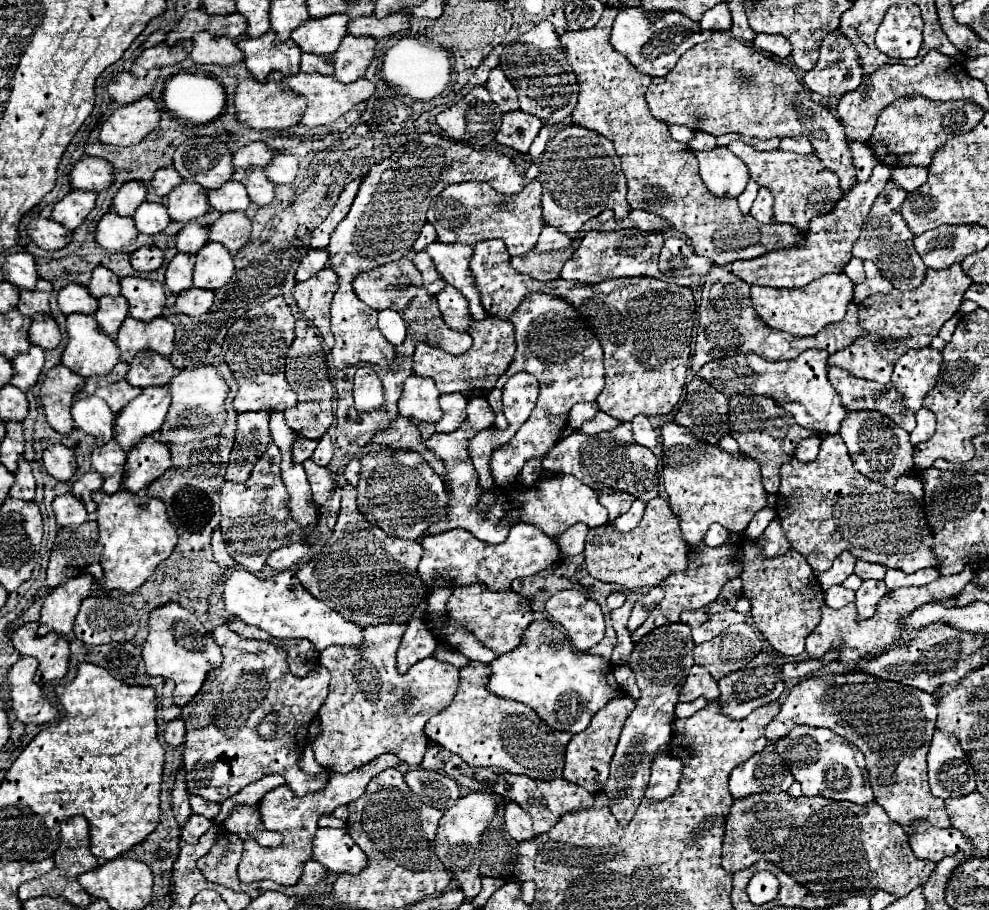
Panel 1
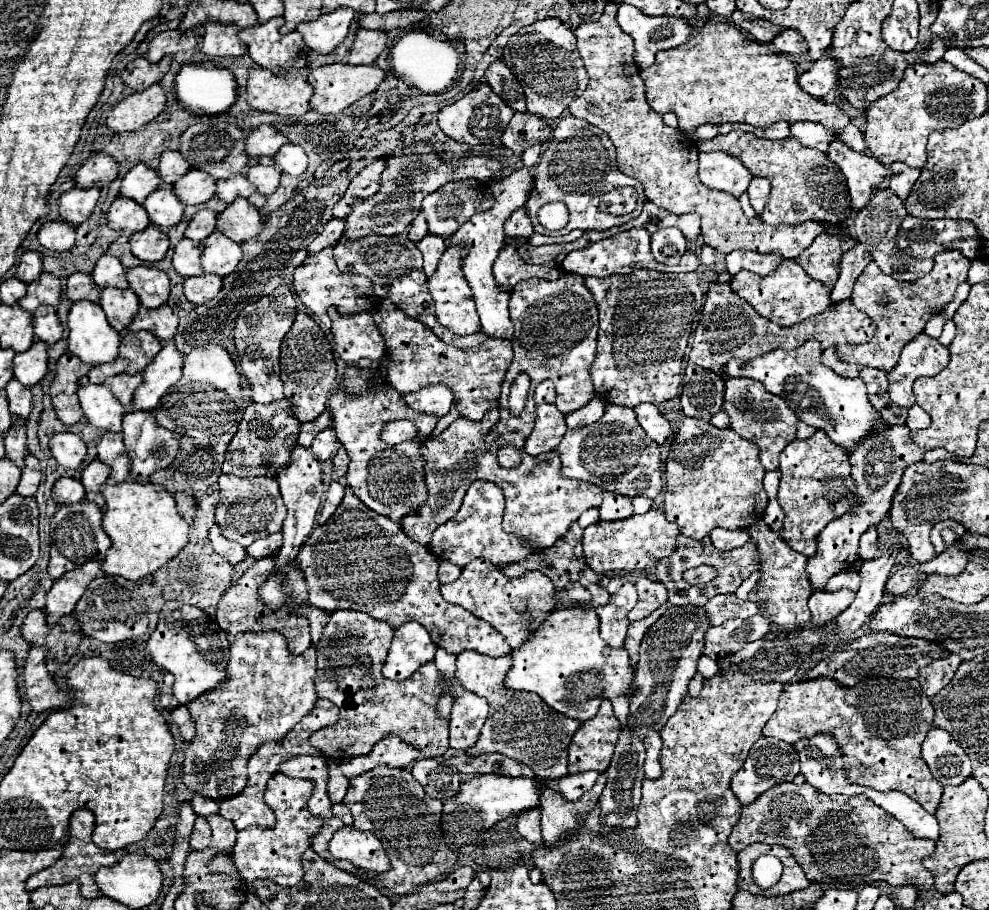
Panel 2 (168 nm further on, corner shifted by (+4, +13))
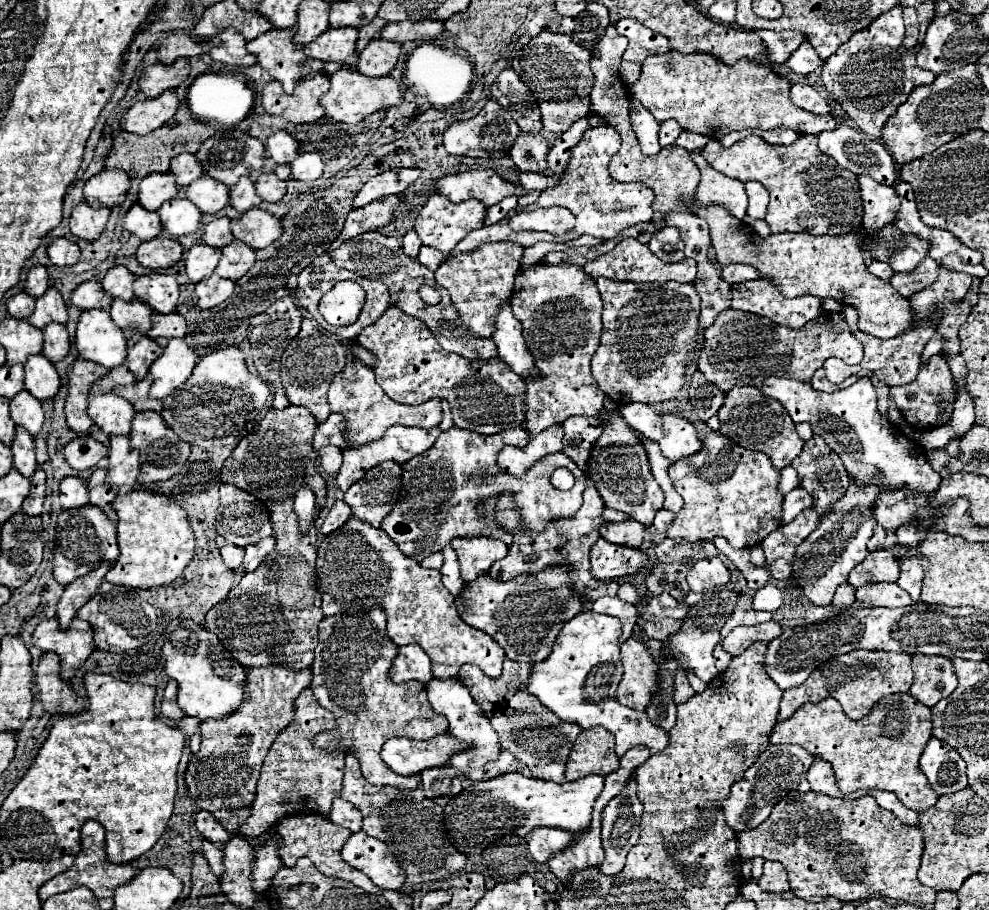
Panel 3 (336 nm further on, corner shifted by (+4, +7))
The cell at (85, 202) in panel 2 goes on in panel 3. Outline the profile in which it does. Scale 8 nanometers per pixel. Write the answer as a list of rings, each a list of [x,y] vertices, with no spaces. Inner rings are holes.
[[[78,203],[74,209],[72,209],[72,215],[70,215],[70,231],[72,235],[80,237],[80,239],[86,239],[86,241],[92,241],[96,239],[106,221],[108,221],[108,215],[110,215],[110,209],[108,207],[88,207],[88,203]]]

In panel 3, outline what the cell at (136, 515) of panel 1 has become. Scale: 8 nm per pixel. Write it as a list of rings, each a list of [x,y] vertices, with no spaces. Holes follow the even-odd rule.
[[[140,489],[118,497],[112,507],[118,513],[116,531],[120,557],[106,573],[106,581],[114,585],[150,589],[168,585],[180,577],[194,557],[194,533],[186,519],[186,511],[168,495]]]

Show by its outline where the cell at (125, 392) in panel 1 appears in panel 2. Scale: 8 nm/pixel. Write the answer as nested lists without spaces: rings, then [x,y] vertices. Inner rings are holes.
[[[122,373],[122,375],[108,377],[108,381],[104,383],[104,387],[108,387],[108,389],[116,395],[116,399],[118,399],[126,409],[132,409],[134,391],[138,389],[140,383],[142,383],[142,373],[136,373],[136,375]]]

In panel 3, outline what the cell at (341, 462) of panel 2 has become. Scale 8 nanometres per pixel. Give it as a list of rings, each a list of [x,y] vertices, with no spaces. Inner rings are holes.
[[[392,425],[388,427],[388,431],[384,433],[384,437],[380,437],[378,441],[372,441],[364,447],[358,447],[358,449],[344,449],[342,455],[344,455],[344,463],[336,475],[336,485],[342,489],[342,491],[348,491],[348,487],[352,483],[356,483],[358,479],[364,477],[364,473],[374,467],[374,465],[380,465],[382,461],[386,459],[394,459],[394,461],[400,461],[400,463],[406,463],[408,459],[428,451],[434,441],[438,439],[440,435],[440,427],[434,427],[434,429],[418,429],[418,427],[406,427],[406,425]]]

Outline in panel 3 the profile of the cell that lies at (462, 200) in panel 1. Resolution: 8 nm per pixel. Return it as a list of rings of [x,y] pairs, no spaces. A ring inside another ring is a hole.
[[[432,193],[414,221],[414,231],[420,235],[424,245],[436,247],[448,255],[456,247],[458,241],[462,241],[470,231],[480,229],[484,225],[484,217],[486,217],[486,207],[484,203],[478,203],[476,199],[470,199],[464,203],[452,203],[444,199],[444,195]]]

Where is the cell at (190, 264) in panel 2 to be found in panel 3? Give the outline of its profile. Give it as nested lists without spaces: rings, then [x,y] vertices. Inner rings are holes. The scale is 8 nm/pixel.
[[[194,245],[184,259],[186,265],[186,275],[192,283],[198,283],[200,279],[206,279],[212,275],[220,261],[220,249],[208,247],[208,245]]]

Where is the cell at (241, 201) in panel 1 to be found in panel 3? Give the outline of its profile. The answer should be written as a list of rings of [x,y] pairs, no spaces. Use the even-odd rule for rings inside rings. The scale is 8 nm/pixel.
[[[244,177],[240,179],[236,185],[230,187],[230,205],[238,211],[238,213],[246,213],[248,209],[254,209],[260,205],[260,197],[254,191],[254,183]]]

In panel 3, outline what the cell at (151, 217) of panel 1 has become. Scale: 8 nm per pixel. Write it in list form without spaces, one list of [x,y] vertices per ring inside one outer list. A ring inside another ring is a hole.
[[[170,199],[168,203],[162,203],[162,207],[156,213],[160,215],[162,227],[172,237],[194,233],[202,219],[202,213],[198,211],[198,207],[188,203],[188,199]]]

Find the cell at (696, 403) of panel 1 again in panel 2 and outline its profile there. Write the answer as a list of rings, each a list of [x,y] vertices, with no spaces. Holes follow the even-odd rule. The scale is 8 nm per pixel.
[[[700,365],[686,367],[684,389],[680,397],[680,411],[686,417],[708,421],[714,413],[722,409],[722,399],[724,399],[722,377]]]

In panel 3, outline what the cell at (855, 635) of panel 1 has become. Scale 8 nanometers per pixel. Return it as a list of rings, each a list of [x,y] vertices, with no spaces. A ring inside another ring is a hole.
[[[844,583],[836,589],[836,595],[834,595],[834,601],[830,603],[830,609],[832,611],[844,611],[844,607],[852,607],[854,603],[856,603],[854,587],[850,583]]]

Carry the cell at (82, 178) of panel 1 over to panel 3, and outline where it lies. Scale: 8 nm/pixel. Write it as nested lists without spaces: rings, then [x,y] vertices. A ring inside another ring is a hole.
[[[102,169],[86,181],[84,199],[92,207],[114,207],[126,199],[130,177],[120,169]]]

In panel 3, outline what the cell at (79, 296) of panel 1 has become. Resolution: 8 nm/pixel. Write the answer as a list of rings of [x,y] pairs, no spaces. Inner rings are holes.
[[[84,281],[72,291],[72,303],[78,309],[110,309],[112,295],[108,295],[98,281]]]

